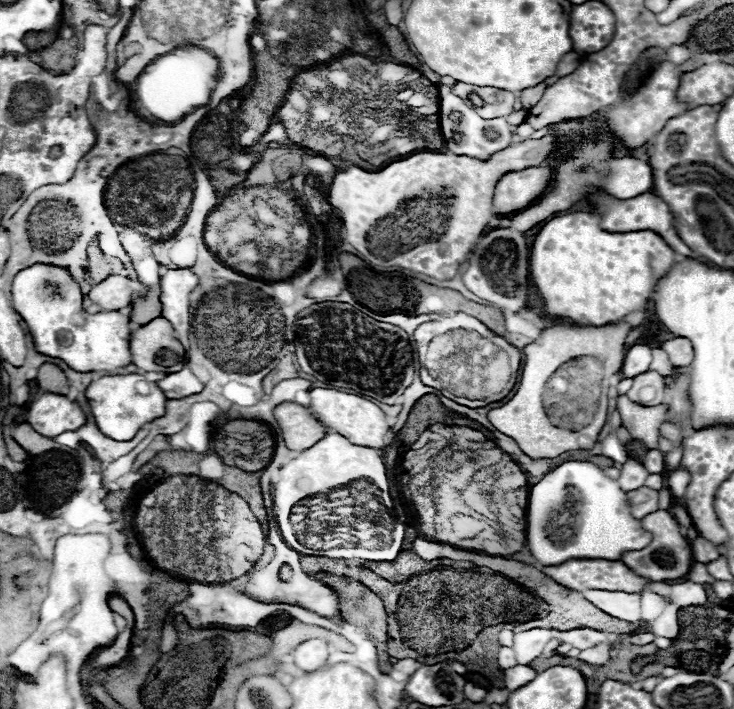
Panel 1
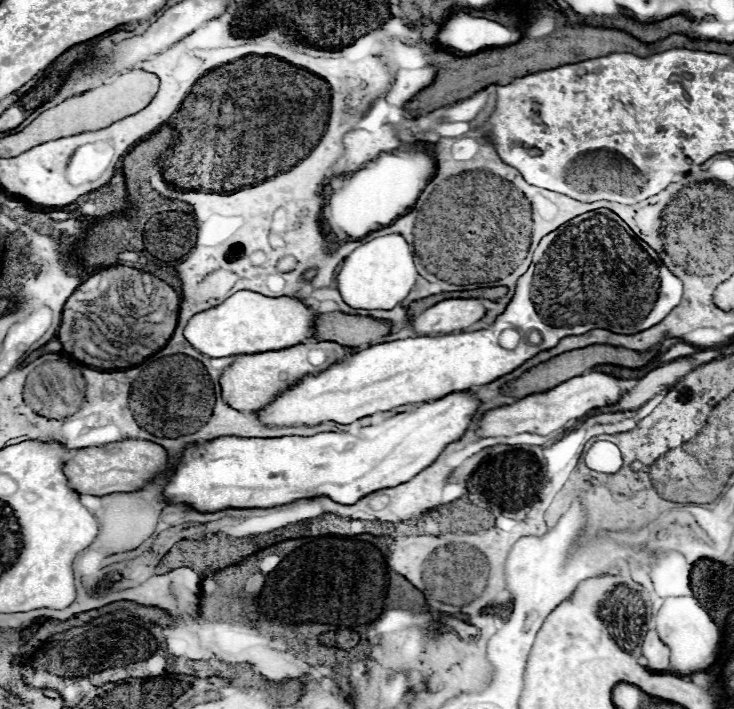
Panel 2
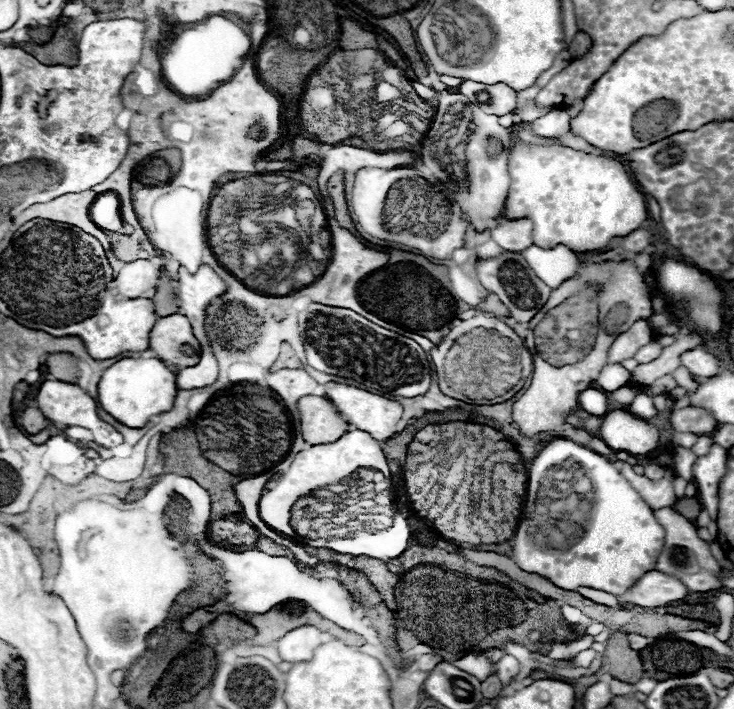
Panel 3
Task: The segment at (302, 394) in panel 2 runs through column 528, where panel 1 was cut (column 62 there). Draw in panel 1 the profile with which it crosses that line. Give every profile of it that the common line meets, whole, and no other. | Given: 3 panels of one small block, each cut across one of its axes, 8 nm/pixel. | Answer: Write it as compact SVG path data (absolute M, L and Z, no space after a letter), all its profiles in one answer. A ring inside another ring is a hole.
M34 264L24 270L20 270L12 280L12 306L26 322L34 346L40 354L62 358L72 370L76 372L112 372L116 368L124 368L130 364L130 332L140 326L130 320L128 314L120 312L100 312L100 314L86 314L82 308L82 290L78 284L70 288L70 276L64 272L58 272L58 268L50 264Z

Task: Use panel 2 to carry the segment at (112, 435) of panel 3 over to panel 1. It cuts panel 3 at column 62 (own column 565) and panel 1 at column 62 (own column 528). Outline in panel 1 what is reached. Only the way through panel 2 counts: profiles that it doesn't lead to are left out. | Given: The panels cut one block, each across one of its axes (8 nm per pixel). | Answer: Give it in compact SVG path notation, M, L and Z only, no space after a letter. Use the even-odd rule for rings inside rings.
M46 392L38 400L29 403L25 420L38 434L54 438L62 432L82 428L86 424L86 414L66 396Z

